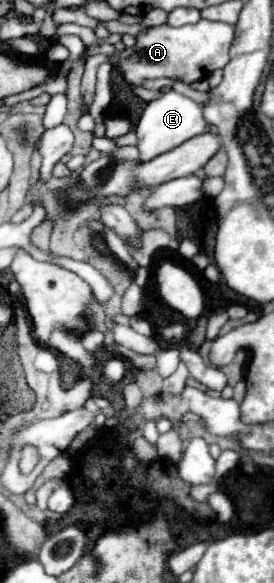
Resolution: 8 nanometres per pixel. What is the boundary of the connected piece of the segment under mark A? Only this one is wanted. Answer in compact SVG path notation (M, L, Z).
M201 19L195 25L183 25L183 27L171 27L163 23L163 25L141 31L135 37L135 45L129 49L117 51L115 57L105 55L105 53L91 55L85 63L85 73L81 80L81 111L88 113L93 103L96 87L94 86L95 73L101 63L117 65L125 81L137 87L141 87L143 81L147 79L161 79L161 77L183 81L183 83L193 83L193 81L205 79L211 71L223 69L229 63L229 47L231 47L233 35L235 35L235 27L227 23L219 23L219 21Z

